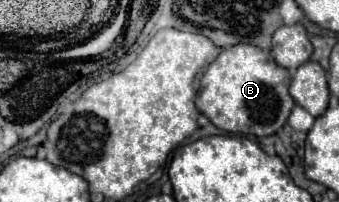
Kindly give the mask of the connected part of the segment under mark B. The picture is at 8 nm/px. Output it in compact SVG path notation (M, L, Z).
M232 45L222 49L216 61L206 69L196 107L222 131L254 137L274 135L288 119L296 105L288 93L290 73L274 63L272 55L256 45Z

